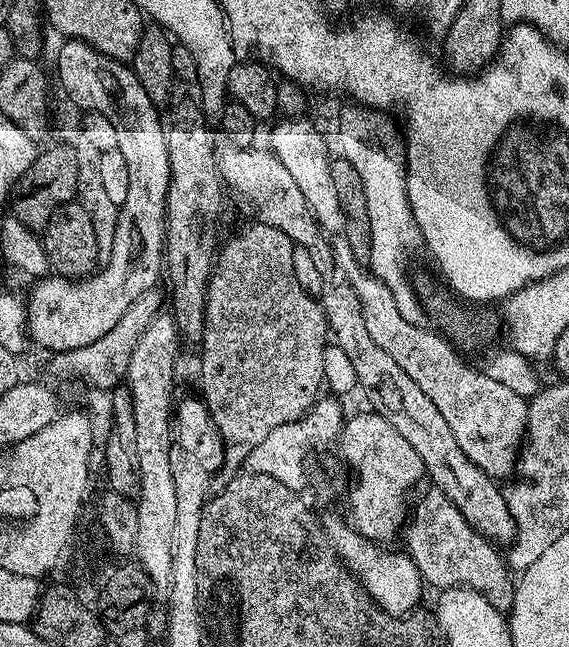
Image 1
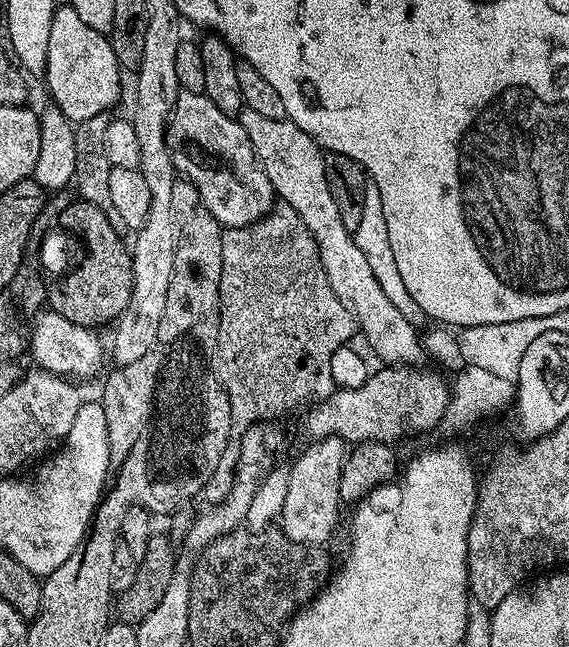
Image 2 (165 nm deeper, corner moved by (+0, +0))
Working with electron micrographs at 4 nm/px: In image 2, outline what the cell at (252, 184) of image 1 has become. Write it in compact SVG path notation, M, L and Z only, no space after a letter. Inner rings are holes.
M181 91L168 124L168 149L172 152L172 164L177 173L196 187L202 202L206 202L206 210L210 210L210 214L214 214L214 218L224 228L241 228L261 220L265 214L272 211L272 183L256 157L246 130L242 130L239 119L222 114L222 110L218 110L218 106L214 106L208 96Z

